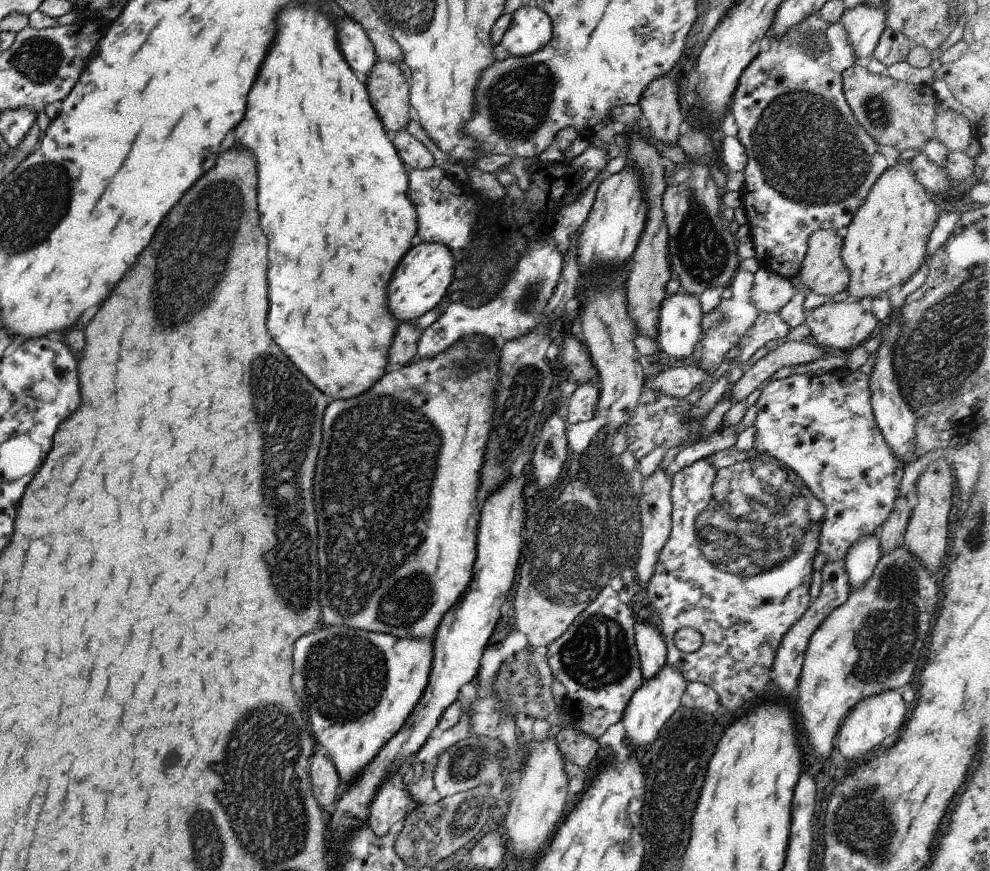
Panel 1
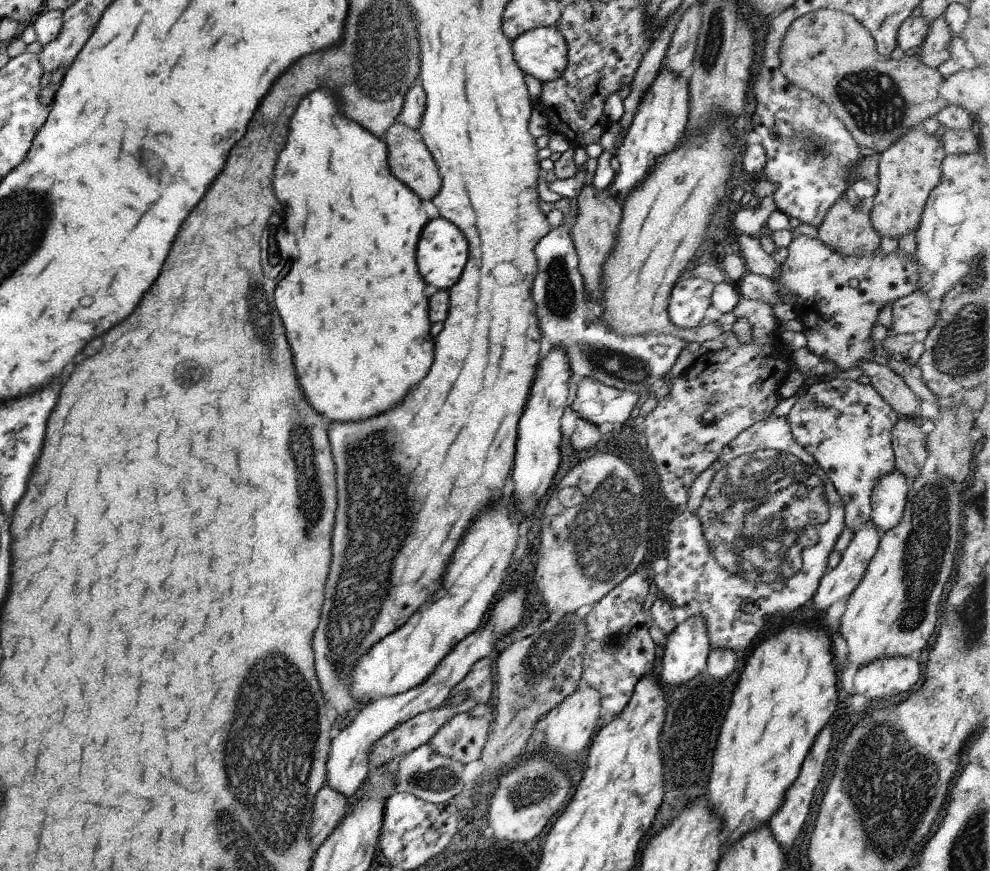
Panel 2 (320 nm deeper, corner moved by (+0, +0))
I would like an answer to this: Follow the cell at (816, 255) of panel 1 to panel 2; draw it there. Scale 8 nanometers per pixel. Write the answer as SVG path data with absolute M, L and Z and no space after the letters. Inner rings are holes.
M845 195L827 210L821 225L817 227L817 239L839 256L867 256L878 249L880 243L879 234L871 228L869 215L857 210Z

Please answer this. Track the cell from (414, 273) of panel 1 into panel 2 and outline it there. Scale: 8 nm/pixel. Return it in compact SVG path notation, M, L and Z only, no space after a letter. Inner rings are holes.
M443 217L428 220L425 223L417 241L417 250L415 250L417 268L419 268L419 274L425 280L425 284L435 286L436 290L447 291L459 278L467 257L468 242L459 232L459 228L455 228L455 224Z

